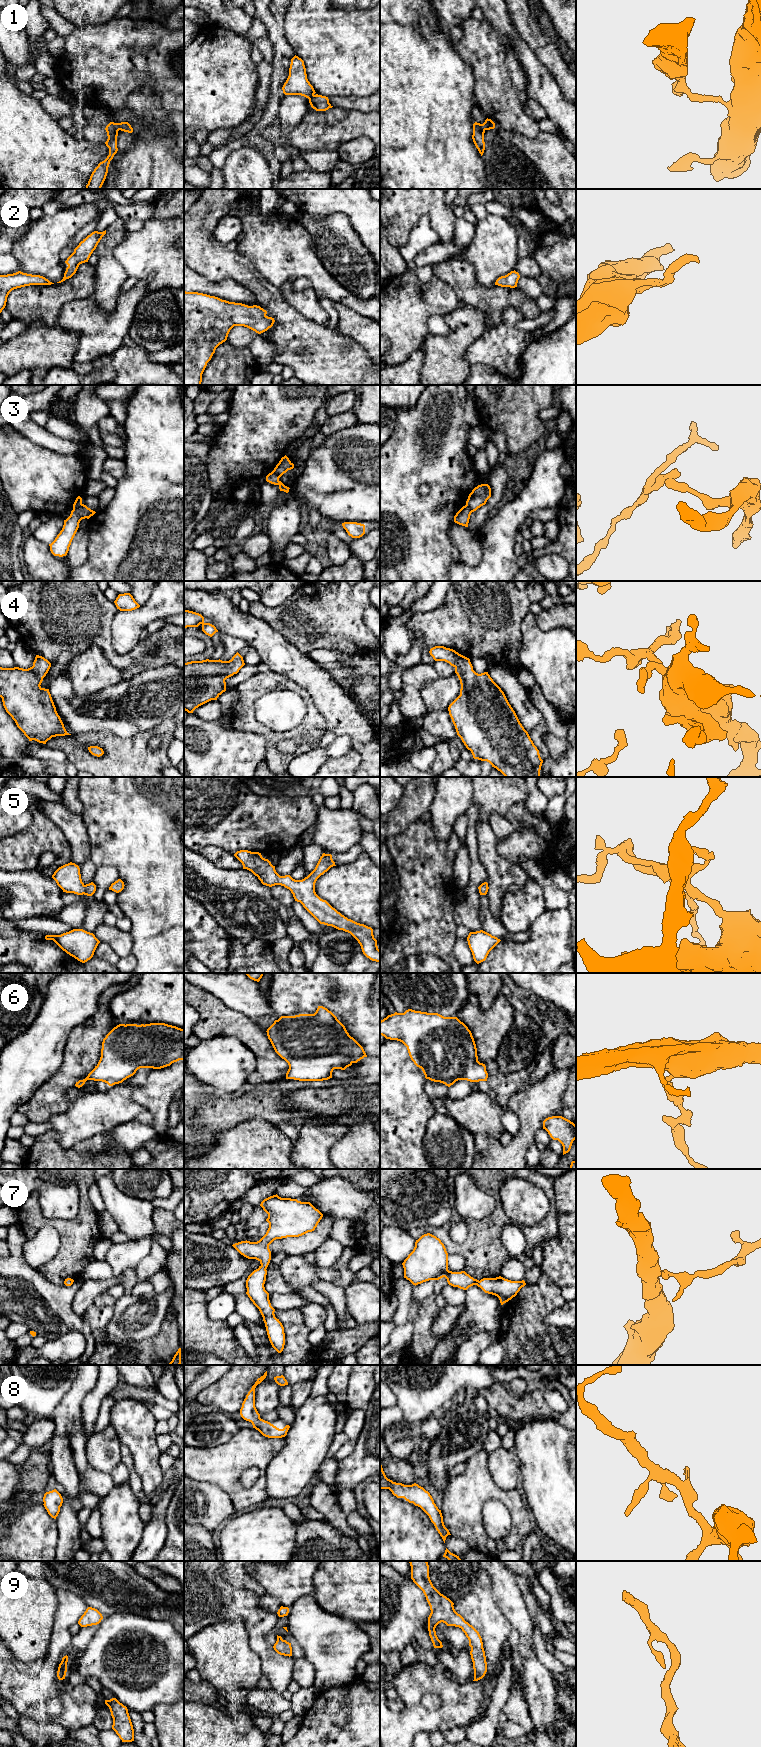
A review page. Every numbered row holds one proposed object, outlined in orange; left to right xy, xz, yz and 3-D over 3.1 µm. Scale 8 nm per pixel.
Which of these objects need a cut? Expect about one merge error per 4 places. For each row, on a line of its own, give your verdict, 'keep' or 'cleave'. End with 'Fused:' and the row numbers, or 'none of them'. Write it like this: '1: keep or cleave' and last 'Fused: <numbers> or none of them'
1: cleave
2: keep
3: cleave
4: keep
5: keep
6: keep
7: keep
8: keep
9: keep
Fused: 1, 3

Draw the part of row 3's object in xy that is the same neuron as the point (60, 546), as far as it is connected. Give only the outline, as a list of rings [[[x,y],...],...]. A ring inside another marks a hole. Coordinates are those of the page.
[[[82,504],[79,508],[73,509],[70,516],[64,520],[64,525],[55,540],[49,544],[50,551],[54,556],[66,556],[71,542],[79,528],[82,519],[89,519],[96,512]]]

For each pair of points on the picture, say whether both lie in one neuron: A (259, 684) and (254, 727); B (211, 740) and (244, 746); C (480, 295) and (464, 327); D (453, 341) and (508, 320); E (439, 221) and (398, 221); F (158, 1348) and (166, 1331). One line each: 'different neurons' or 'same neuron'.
A: same neuron
B: same neuron
C: different neurons
D: different neurons
E: same neuron
F: same neuron

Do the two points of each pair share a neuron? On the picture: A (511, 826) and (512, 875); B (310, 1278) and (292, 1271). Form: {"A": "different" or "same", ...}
{"A": "different", "B": "same"}

